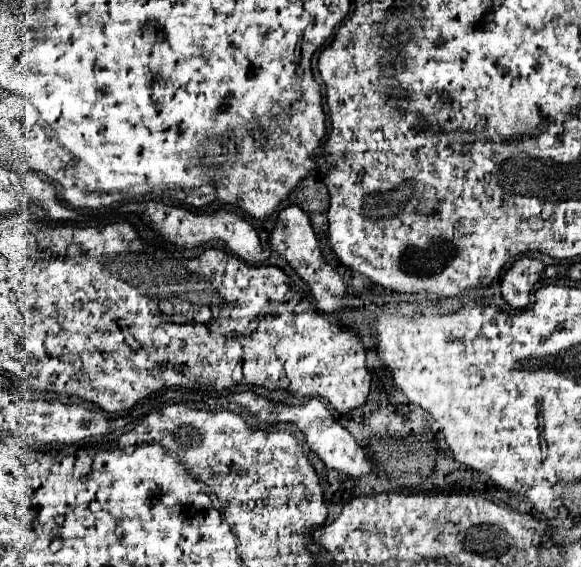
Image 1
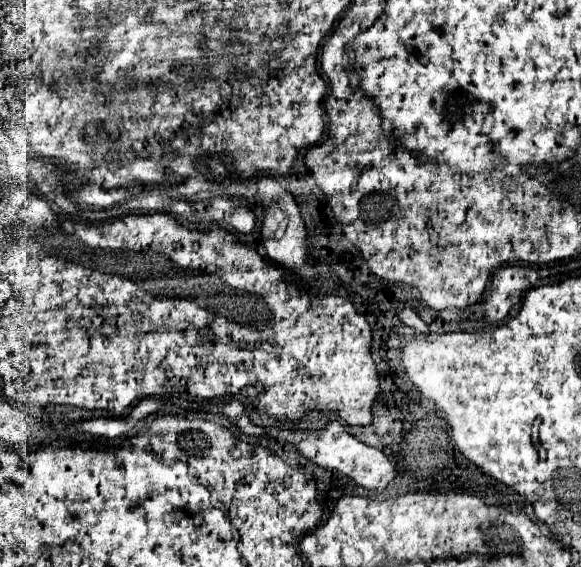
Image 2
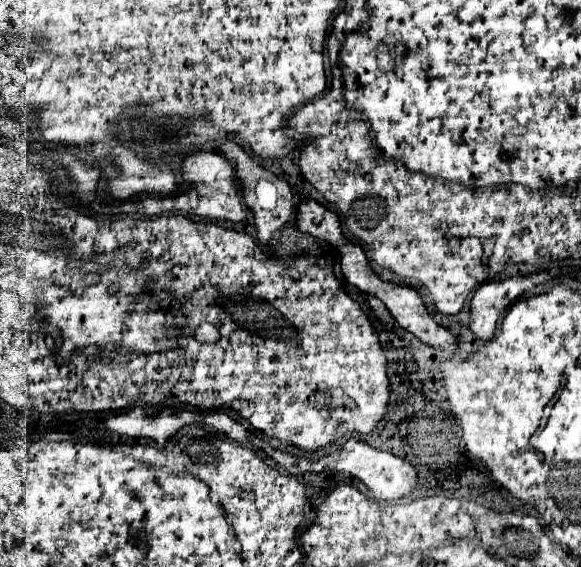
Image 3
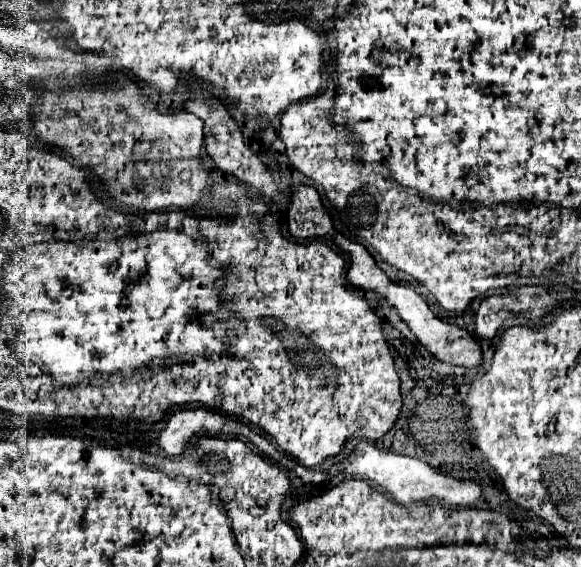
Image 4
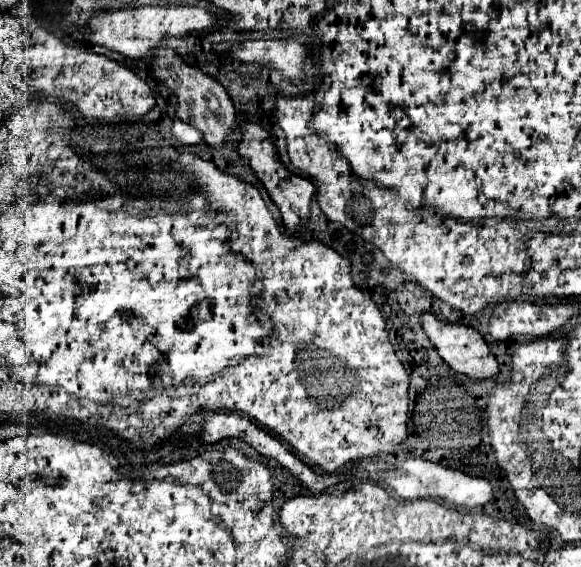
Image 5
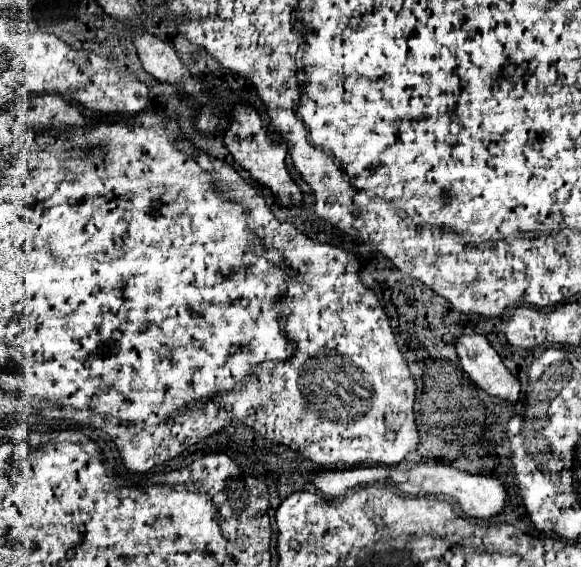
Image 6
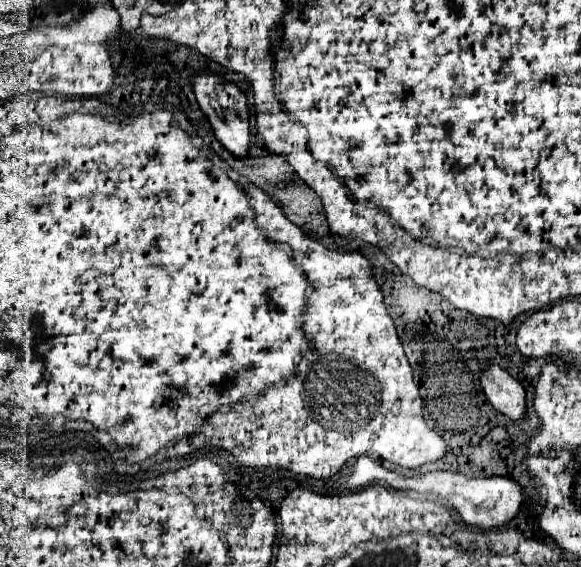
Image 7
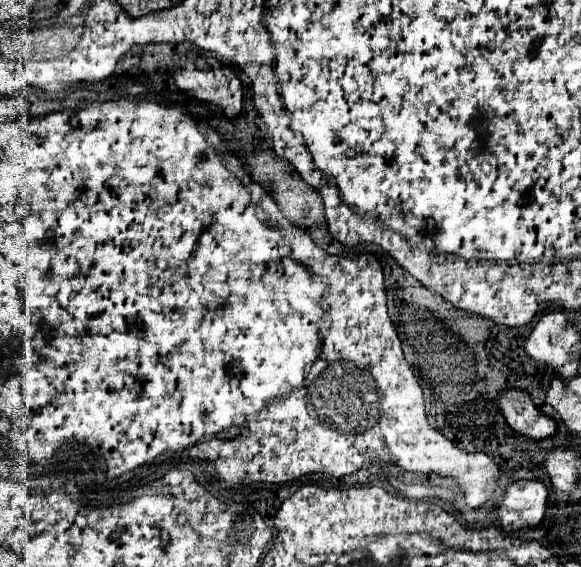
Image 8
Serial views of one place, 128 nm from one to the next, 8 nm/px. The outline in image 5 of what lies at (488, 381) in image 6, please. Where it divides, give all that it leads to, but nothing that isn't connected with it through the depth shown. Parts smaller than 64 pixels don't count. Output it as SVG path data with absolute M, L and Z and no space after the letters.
M424 312L418 316L420 318L420 326L424 330L424 334L428 336L428 340L434 344L434 348L438 350L440 358L456 372L464 374L468 372L466 376L470 378L476 378L476 380L482 380L482 378L492 378L498 374L498 362L494 358L494 354L490 352L488 344L484 342L484 338L470 326L462 326L462 324L448 324L448 322L442 322L438 320L434 314L430 312Z

